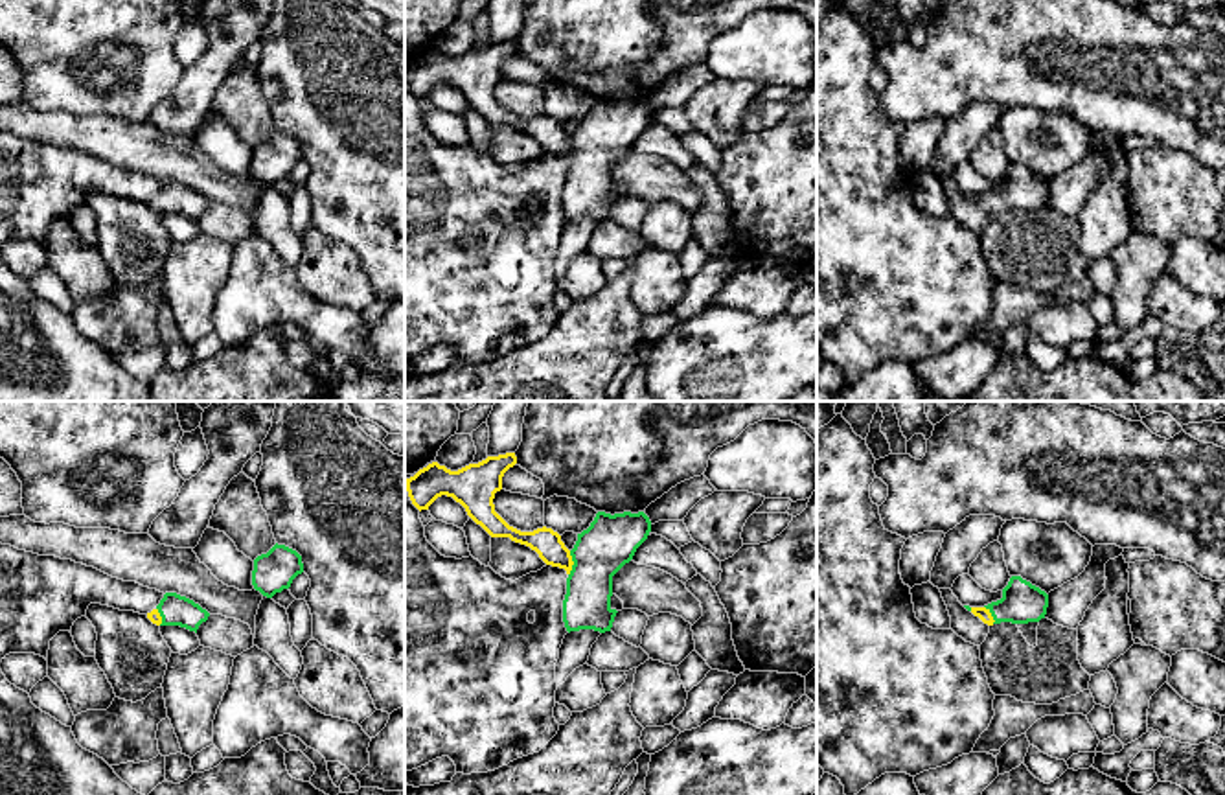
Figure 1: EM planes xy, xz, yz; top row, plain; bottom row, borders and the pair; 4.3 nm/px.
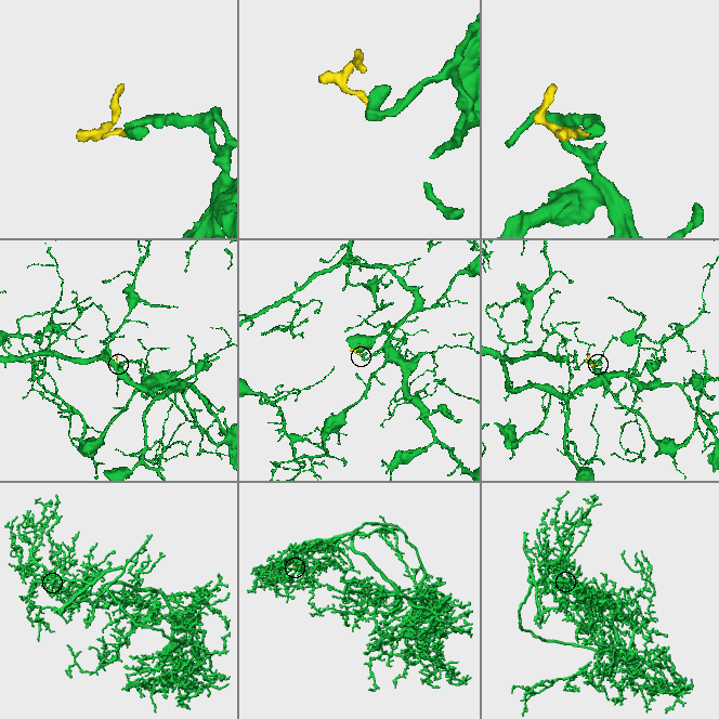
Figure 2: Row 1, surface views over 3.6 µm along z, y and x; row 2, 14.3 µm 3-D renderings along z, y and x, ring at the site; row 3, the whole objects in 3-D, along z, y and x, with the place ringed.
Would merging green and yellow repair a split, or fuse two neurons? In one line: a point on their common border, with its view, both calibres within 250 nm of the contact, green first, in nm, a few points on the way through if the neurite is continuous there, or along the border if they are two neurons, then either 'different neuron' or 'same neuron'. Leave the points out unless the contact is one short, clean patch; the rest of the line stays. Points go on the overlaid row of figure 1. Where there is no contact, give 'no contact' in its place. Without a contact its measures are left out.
xz (574, 564) | 220/120 nm | across xz (611, 541), (589, 564), (574, 564), (560, 556), (545, 541) | same neuron

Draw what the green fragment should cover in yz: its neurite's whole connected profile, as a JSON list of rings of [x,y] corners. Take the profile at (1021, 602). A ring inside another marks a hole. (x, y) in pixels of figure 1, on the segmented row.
[[[1012,576],[1002,589],[1002,598],[984,607],[971,607],[971,613],[984,624],[1001,622],[1028,624],[1045,618],[1048,594],[1021,576]]]

